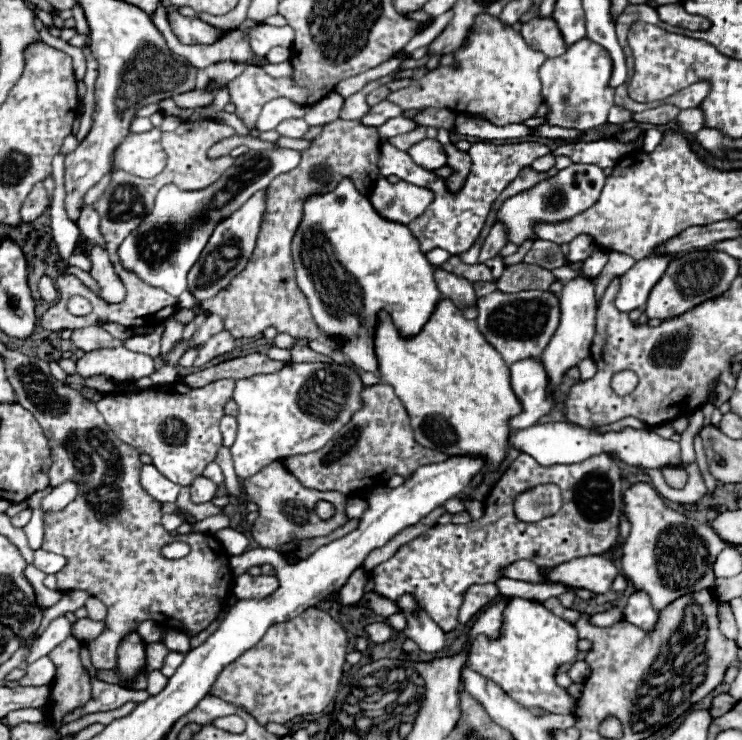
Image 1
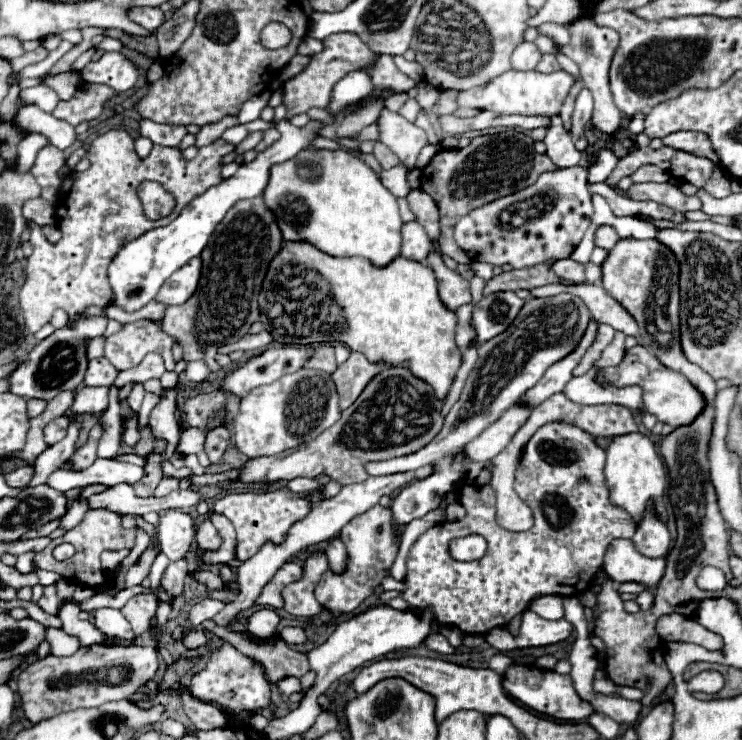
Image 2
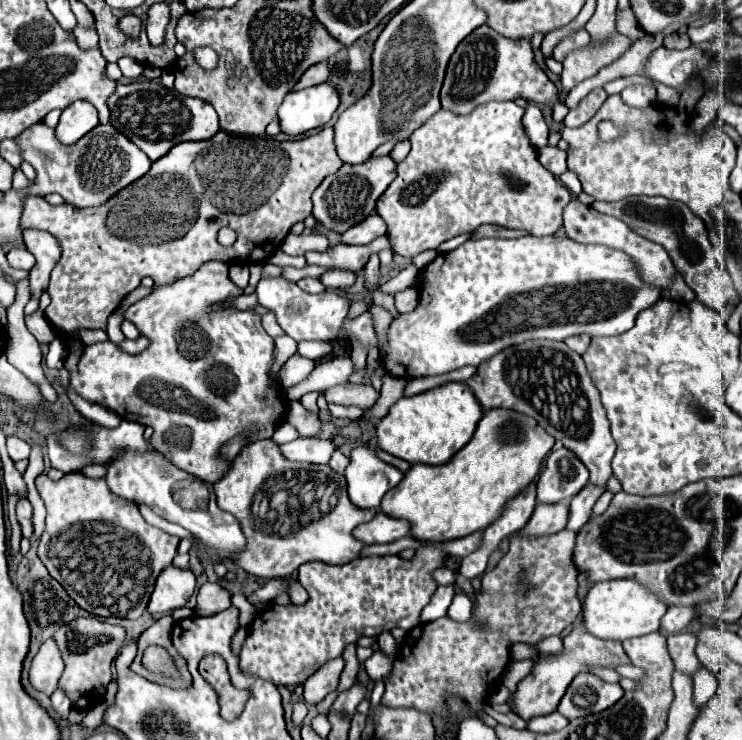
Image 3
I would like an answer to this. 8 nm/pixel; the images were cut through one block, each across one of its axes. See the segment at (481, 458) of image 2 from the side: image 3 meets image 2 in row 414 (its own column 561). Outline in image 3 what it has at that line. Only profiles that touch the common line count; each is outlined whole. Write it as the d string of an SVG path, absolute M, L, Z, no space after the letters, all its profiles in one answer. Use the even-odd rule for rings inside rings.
M538 504L522 534L554 534L566 528L568 504Z

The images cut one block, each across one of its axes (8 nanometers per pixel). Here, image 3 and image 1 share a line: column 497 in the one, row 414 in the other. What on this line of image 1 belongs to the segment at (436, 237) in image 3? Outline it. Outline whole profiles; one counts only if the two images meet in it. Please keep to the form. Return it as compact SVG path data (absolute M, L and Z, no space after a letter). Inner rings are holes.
M230 378L216 380L204 388L190 388L182 382L172 382L168 386L152 386L136 394L106 394L98 400L98 410L122 442L152 458L160 474L176 484L190 486L192 480L200 476L210 462L214 462L222 448L222 434L218 426L232 392L234 382Z

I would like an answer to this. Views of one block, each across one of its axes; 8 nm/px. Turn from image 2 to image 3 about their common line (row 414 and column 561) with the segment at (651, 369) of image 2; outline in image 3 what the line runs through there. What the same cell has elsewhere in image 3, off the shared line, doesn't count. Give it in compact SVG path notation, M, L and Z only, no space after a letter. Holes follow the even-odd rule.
M578 624L566 638L564 638L564 652L558 656L540 656L538 664L534 666L534 670L518 682L518 688L512 696L512 704L510 710L514 714L518 714L520 718L524 718L526 722L534 716L544 716L556 710L560 698L564 696L568 684L572 682L572 678L578 672L588 672L590 666L608 666L614 668L618 664L630 664L628 656L622 648L620 642L612 642L612 640L600 640L592 634L586 632L586 628L582 624Z

